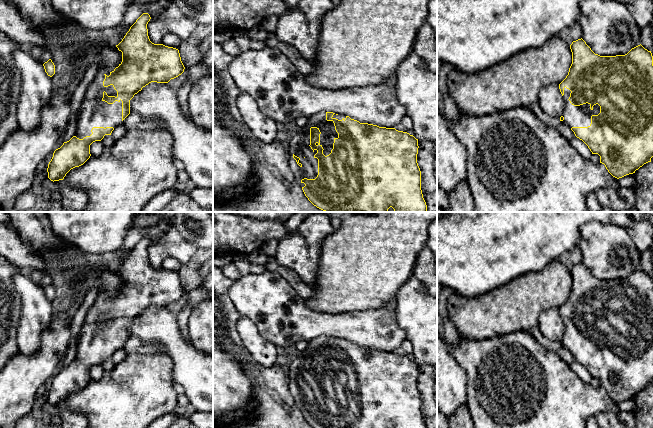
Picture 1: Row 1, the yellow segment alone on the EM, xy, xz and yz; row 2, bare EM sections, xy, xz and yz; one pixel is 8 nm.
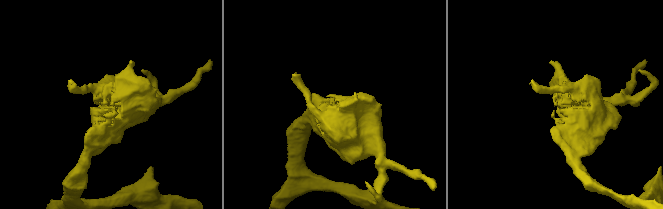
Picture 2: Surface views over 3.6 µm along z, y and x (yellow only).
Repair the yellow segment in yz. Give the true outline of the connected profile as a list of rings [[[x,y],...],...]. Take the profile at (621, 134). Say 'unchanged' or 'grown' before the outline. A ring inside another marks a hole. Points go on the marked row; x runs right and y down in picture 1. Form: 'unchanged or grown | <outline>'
grown | [[[581,38],[570,45],[572,64],[568,75],[559,84],[565,111],[560,121],[582,140],[592,154],[600,156],[608,172],[619,179],[635,173],[653,157],[653,56],[641,44],[625,55],[600,56]]]

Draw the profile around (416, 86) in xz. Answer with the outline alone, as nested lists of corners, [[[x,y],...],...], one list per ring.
[[[411,53],[395,76],[397,99],[413,121],[413,136],[437,141],[437,72],[430,71],[420,56]]]

